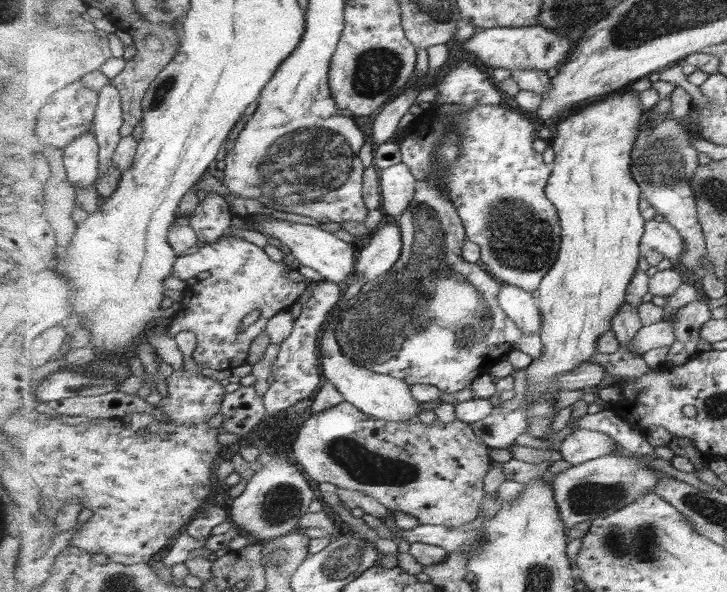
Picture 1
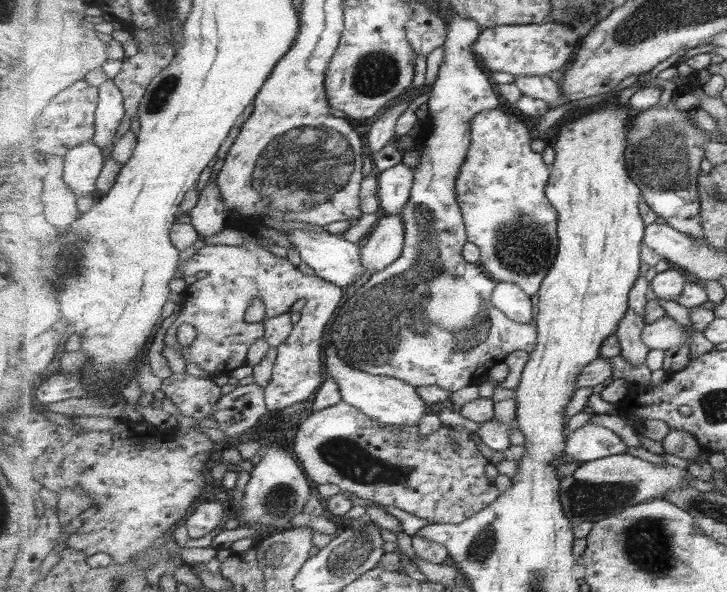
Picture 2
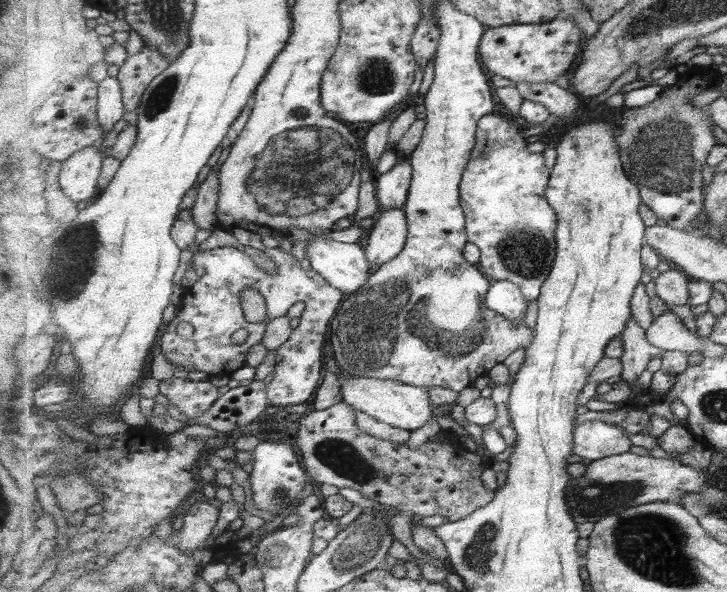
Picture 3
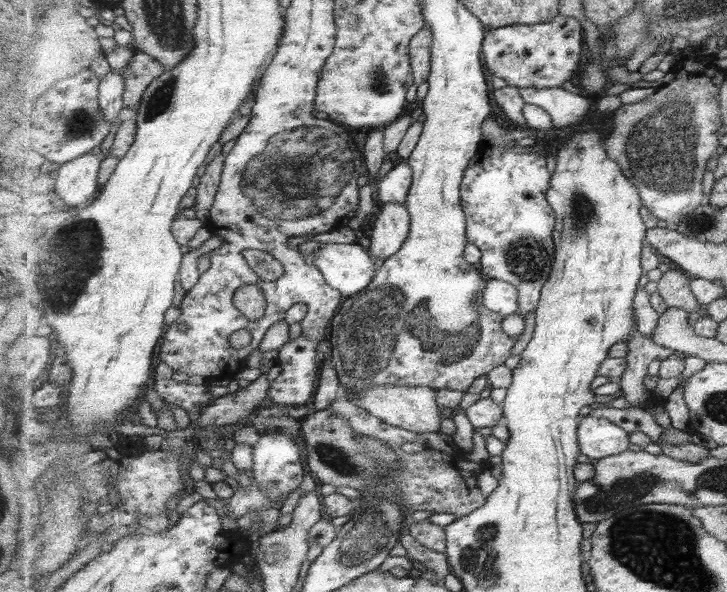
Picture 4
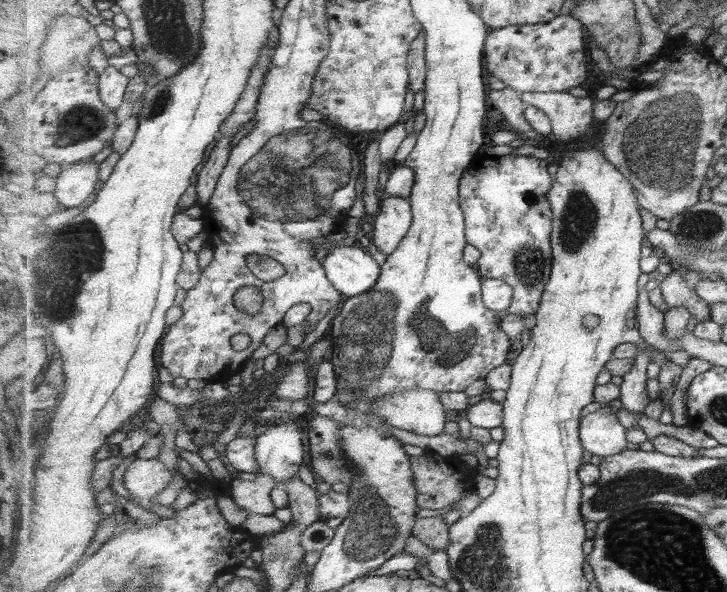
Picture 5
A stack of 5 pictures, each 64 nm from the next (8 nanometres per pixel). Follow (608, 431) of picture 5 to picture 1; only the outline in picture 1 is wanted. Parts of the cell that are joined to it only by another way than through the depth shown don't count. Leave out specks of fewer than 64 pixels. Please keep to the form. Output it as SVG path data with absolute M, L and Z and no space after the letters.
M587 428L573 431L560 444L559 452L563 460L570 462L573 466L589 462L603 456L613 455L613 452L621 450L615 439L603 432L595 432Z

